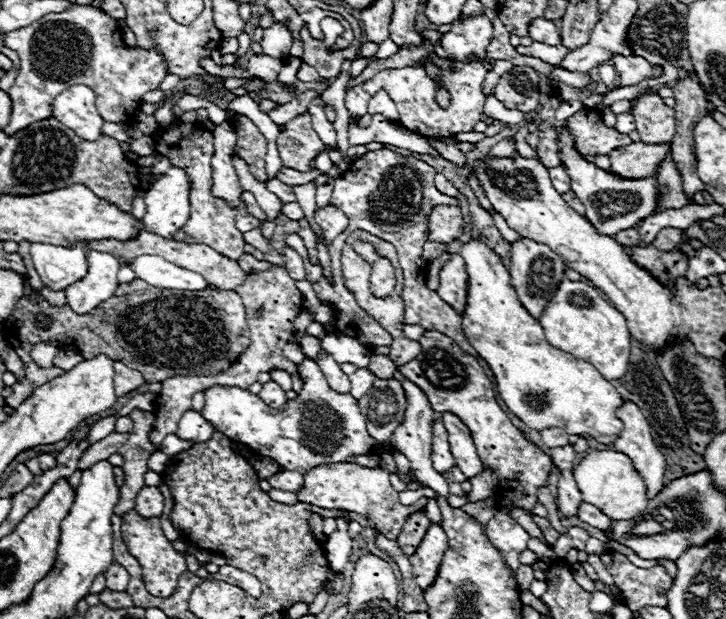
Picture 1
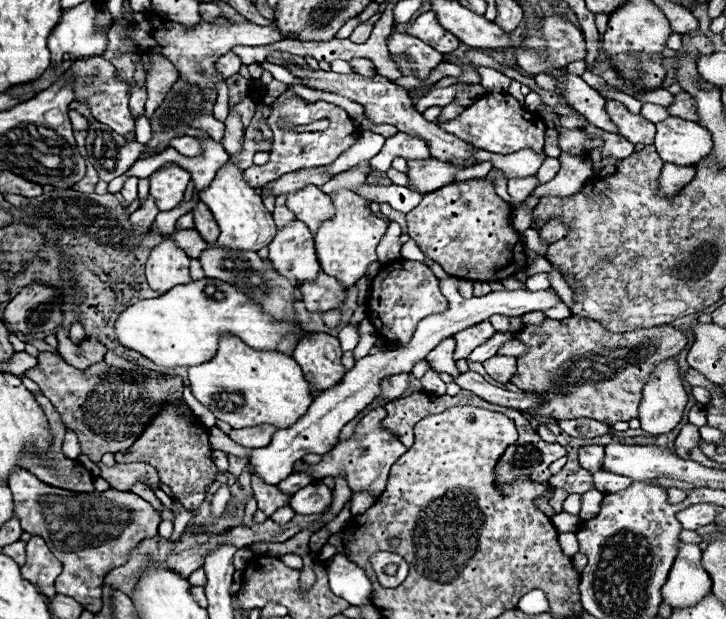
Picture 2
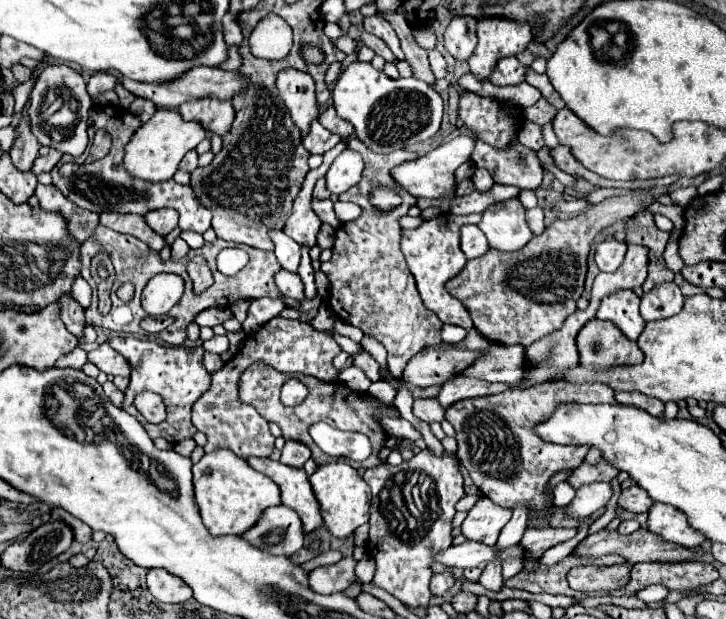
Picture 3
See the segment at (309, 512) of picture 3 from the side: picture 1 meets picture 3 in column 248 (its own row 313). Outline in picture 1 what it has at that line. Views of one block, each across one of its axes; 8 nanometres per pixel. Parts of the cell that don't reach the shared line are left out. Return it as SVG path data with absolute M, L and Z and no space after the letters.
M450 254L450 260L440 272L440 288L436 292L440 292L440 298L452 304L452 308L464 316L468 298L468 272L464 260L458 254Z

